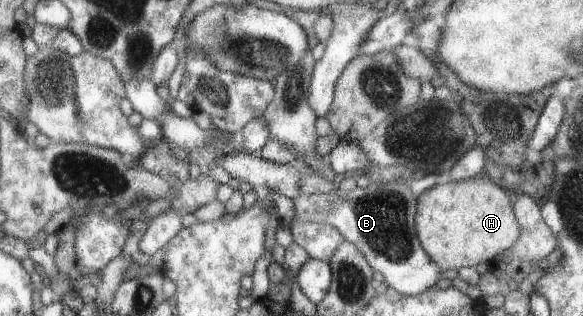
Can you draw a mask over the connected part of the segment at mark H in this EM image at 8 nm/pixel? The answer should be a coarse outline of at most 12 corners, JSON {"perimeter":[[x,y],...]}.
{"perimeter":[[487,177],[416,197],[414,229],[440,270],[490,263],[517,240]]}

